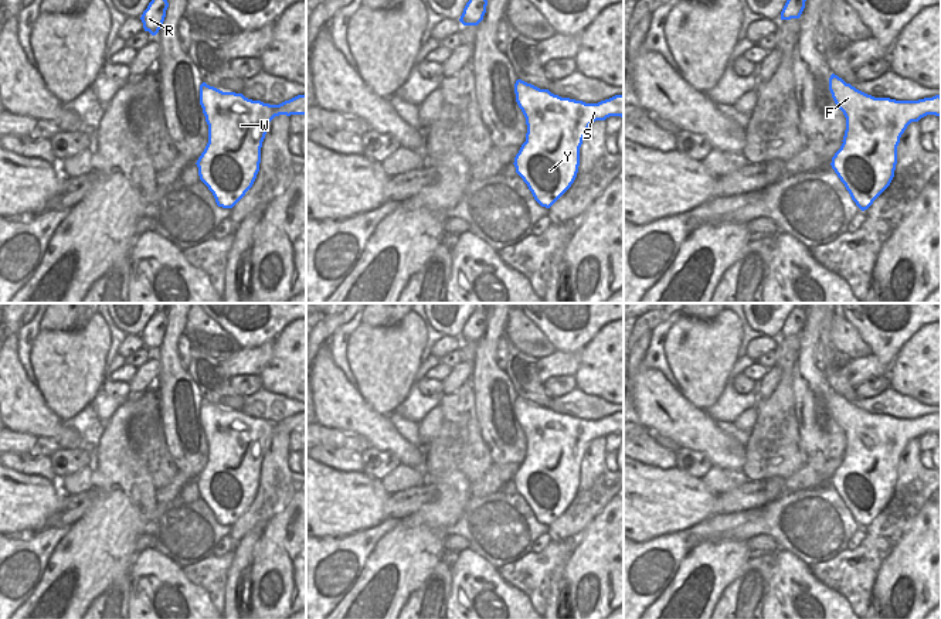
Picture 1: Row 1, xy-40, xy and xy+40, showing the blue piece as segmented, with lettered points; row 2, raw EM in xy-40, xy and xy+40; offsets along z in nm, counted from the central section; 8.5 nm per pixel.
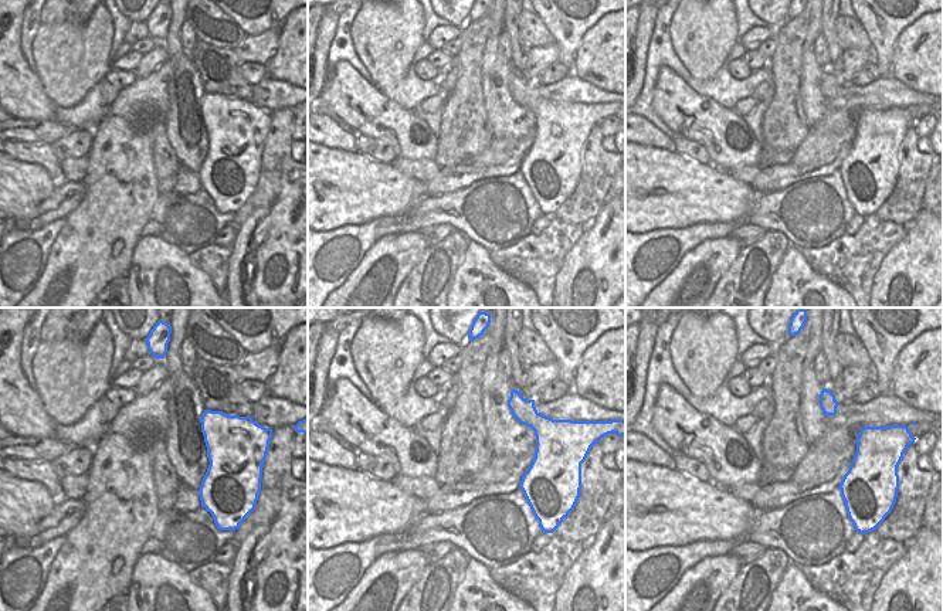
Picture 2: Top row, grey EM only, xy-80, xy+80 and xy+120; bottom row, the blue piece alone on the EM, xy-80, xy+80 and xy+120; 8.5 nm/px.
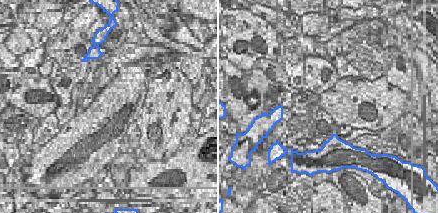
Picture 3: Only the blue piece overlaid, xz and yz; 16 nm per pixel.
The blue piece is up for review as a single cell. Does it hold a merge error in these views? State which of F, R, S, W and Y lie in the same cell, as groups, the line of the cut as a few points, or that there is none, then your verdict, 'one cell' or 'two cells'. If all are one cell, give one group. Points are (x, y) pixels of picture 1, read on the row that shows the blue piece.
F R S W Y | no cut | one cell

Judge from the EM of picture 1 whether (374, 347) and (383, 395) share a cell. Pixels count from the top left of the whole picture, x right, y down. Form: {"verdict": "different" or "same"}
{"verdict": "same"}

